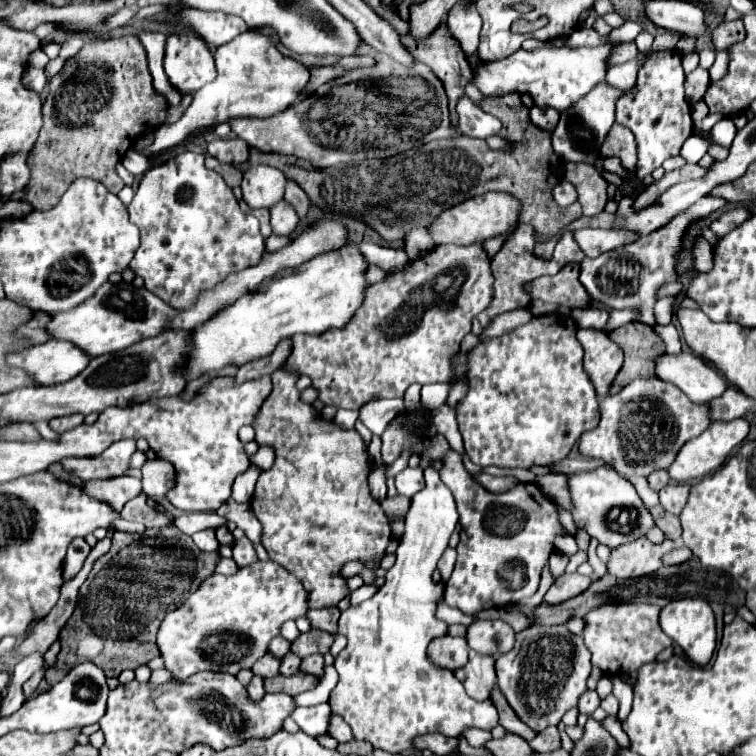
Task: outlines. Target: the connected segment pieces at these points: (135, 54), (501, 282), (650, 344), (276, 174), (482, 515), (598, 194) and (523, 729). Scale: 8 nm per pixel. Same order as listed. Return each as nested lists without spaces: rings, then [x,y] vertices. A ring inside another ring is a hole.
[[[136,36],[122,38],[92,38],[86,46],[72,58],[66,60],[64,68],[54,74],[48,82],[48,94],[42,104],[44,126],[34,144],[34,150],[28,156],[30,182],[26,186],[24,200],[32,204],[34,210],[50,210],[60,202],[60,196],[66,192],[70,182],[78,176],[98,178],[106,188],[118,194],[124,188],[122,178],[114,172],[116,164],[130,150],[136,136],[142,132],[152,132],[164,124],[168,116],[168,102],[162,94],[154,92],[152,76],[146,62],[146,50]]]
[[[520,224],[510,236],[508,240],[504,242],[502,250],[492,258],[492,274],[494,274],[494,296],[492,296],[492,302],[490,302],[490,308],[486,312],[482,312],[480,316],[474,318],[474,326],[472,326],[472,332],[476,336],[480,336],[488,324],[498,316],[498,314],[504,314],[508,310],[516,310],[520,306],[528,306],[530,304],[530,296],[526,296],[526,292],[522,290],[522,284],[524,282],[530,282],[538,276],[546,276],[546,274],[556,274],[564,264],[568,262],[582,262],[584,254],[578,246],[578,242],[574,240],[574,232],[572,230],[566,230],[558,242],[556,242],[556,248],[554,248],[554,256],[550,260],[546,258],[540,258],[534,254],[534,246],[536,246],[536,236],[534,236],[534,228],[530,224]]]
[[[630,322],[622,328],[610,332],[610,338],[618,346],[626,346],[626,362],[622,366],[622,382],[632,382],[636,378],[656,378],[656,360],[666,352],[662,338],[656,334],[654,326],[642,322]]]
[[[250,166],[242,178],[242,198],[250,208],[270,208],[284,198],[286,176],[272,166]]]
[[[450,450],[442,460],[444,468],[440,470],[440,478],[452,490],[460,514],[460,544],[456,546],[458,560],[450,580],[446,582],[444,602],[450,608],[458,608],[472,616],[486,608],[502,608],[534,596],[542,568],[556,550],[556,538],[568,534],[560,524],[560,506],[546,498],[546,494],[542,498],[542,490],[534,484],[530,484],[528,492],[524,482],[516,484],[510,492],[488,492],[472,478],[464,468],[460,454],[454,450]],[[502,514],[518,514],[518,518]]]
[[[582,162],[568,164],[564,178],[576,186],[578,202],[582,204],[584,216],[596,216],[604,210],[608,202],[608,184],[594,166],[586,166]]]
[[[494,688],[494,692],[492,692],[492,698],[494,698],[494,704],[498,706],[498,714],[500,714],[500,726],[504,726],[508,732],[512,732],[512,734],[518,734],[518,736],[522,736],[524,740],[532,740],[532,738],[536,738],[536,730],[532,730],[530,726],[526,726],[516,714],[514,714],[514,710],[510,708],[510,704],[506,702],[506,698],[502,696],[502,692],[498,690],[498,688]]]

